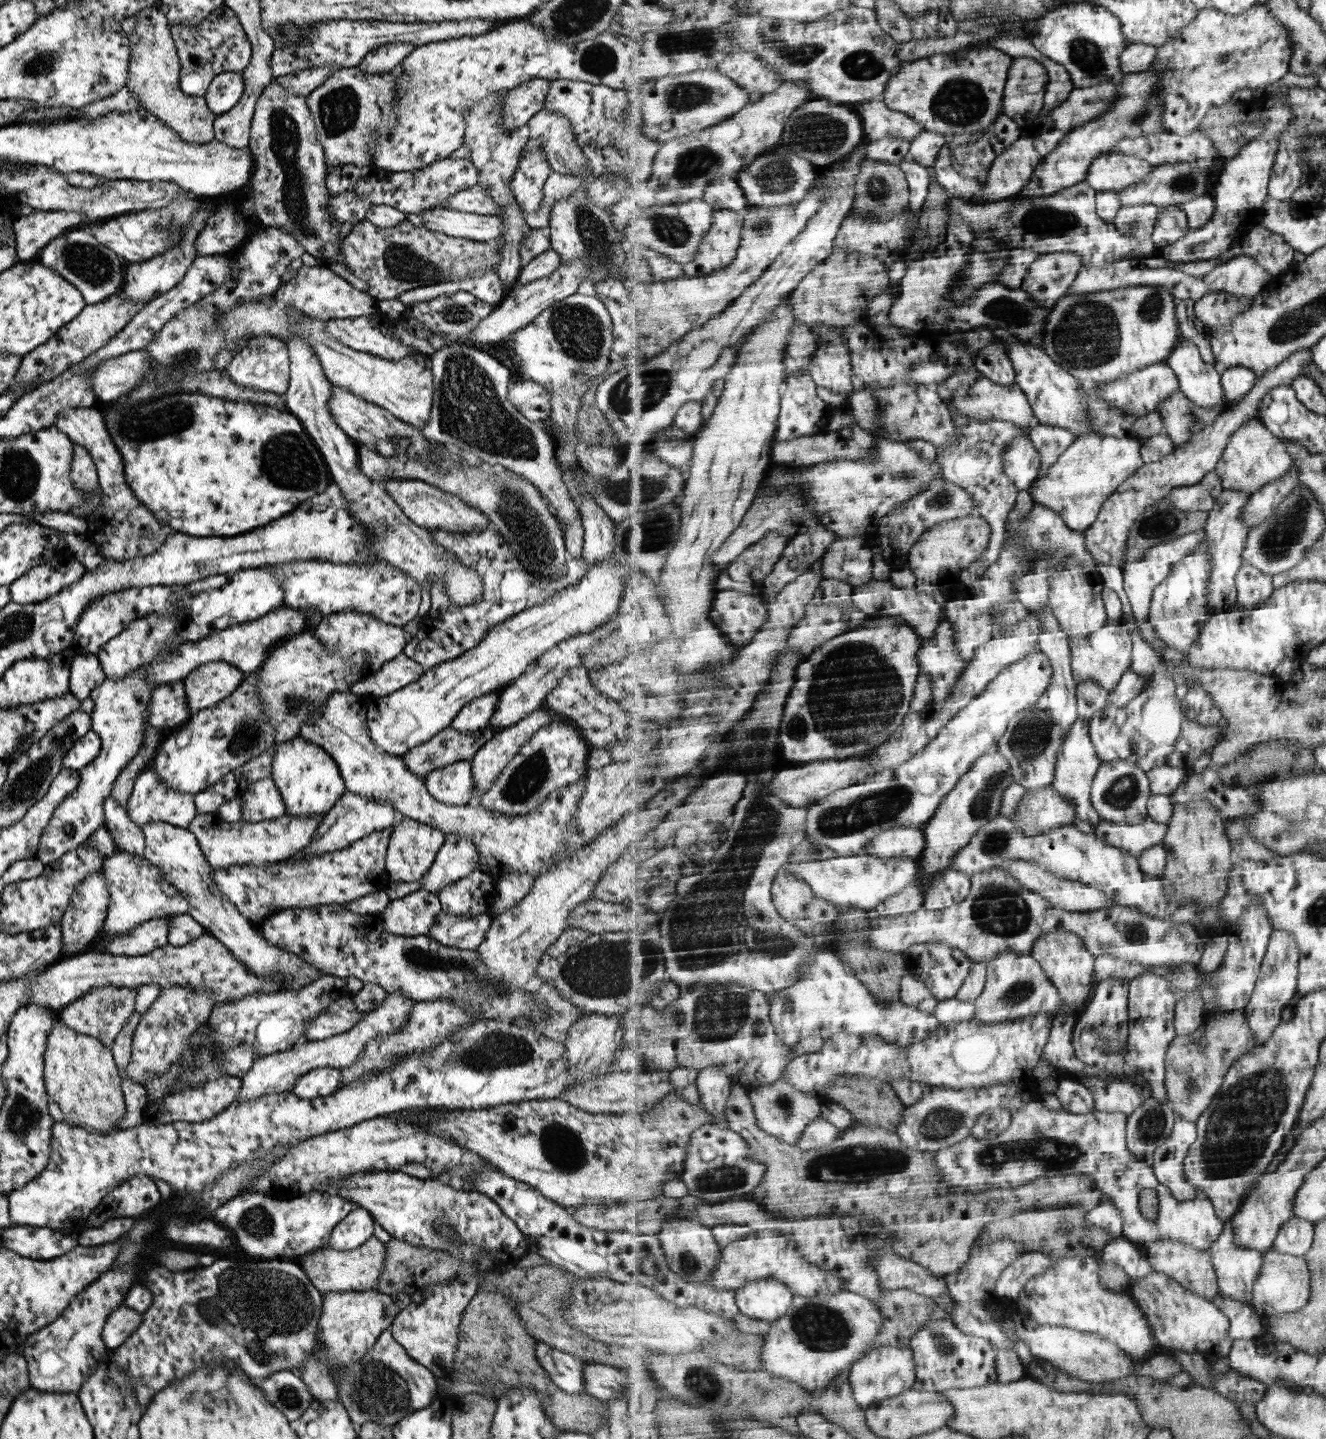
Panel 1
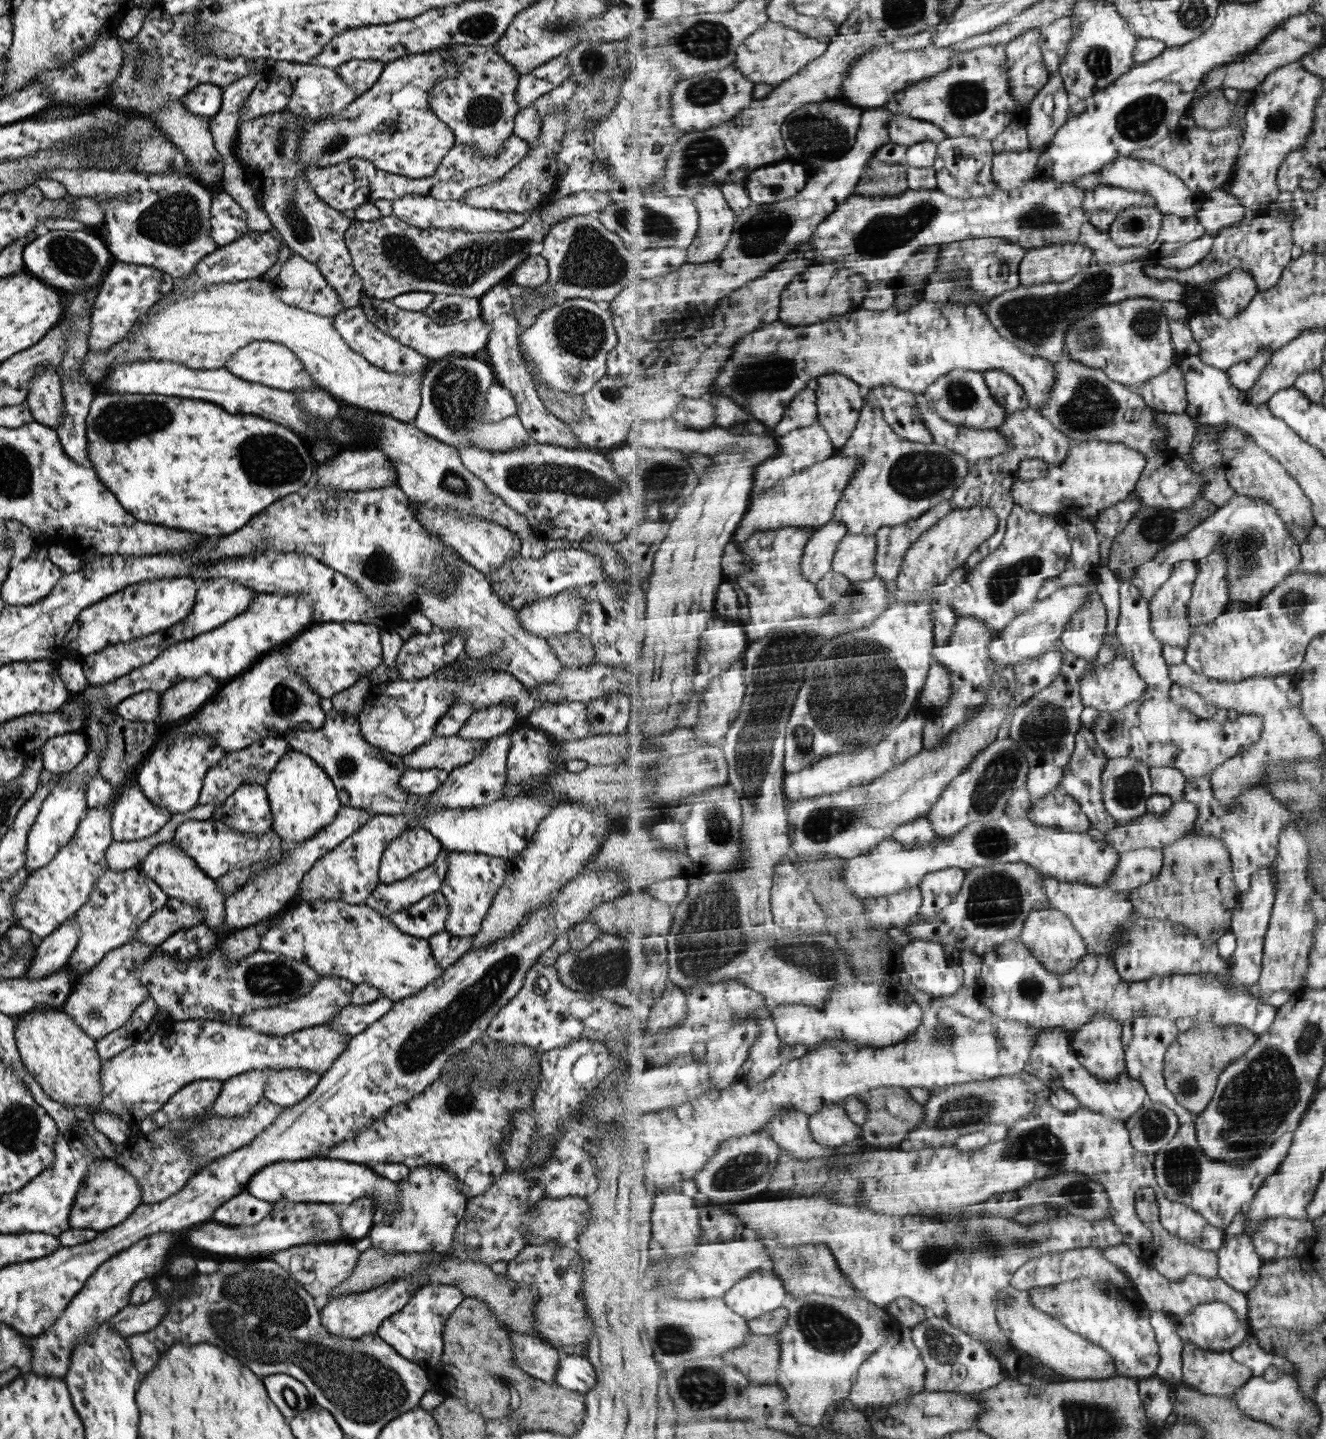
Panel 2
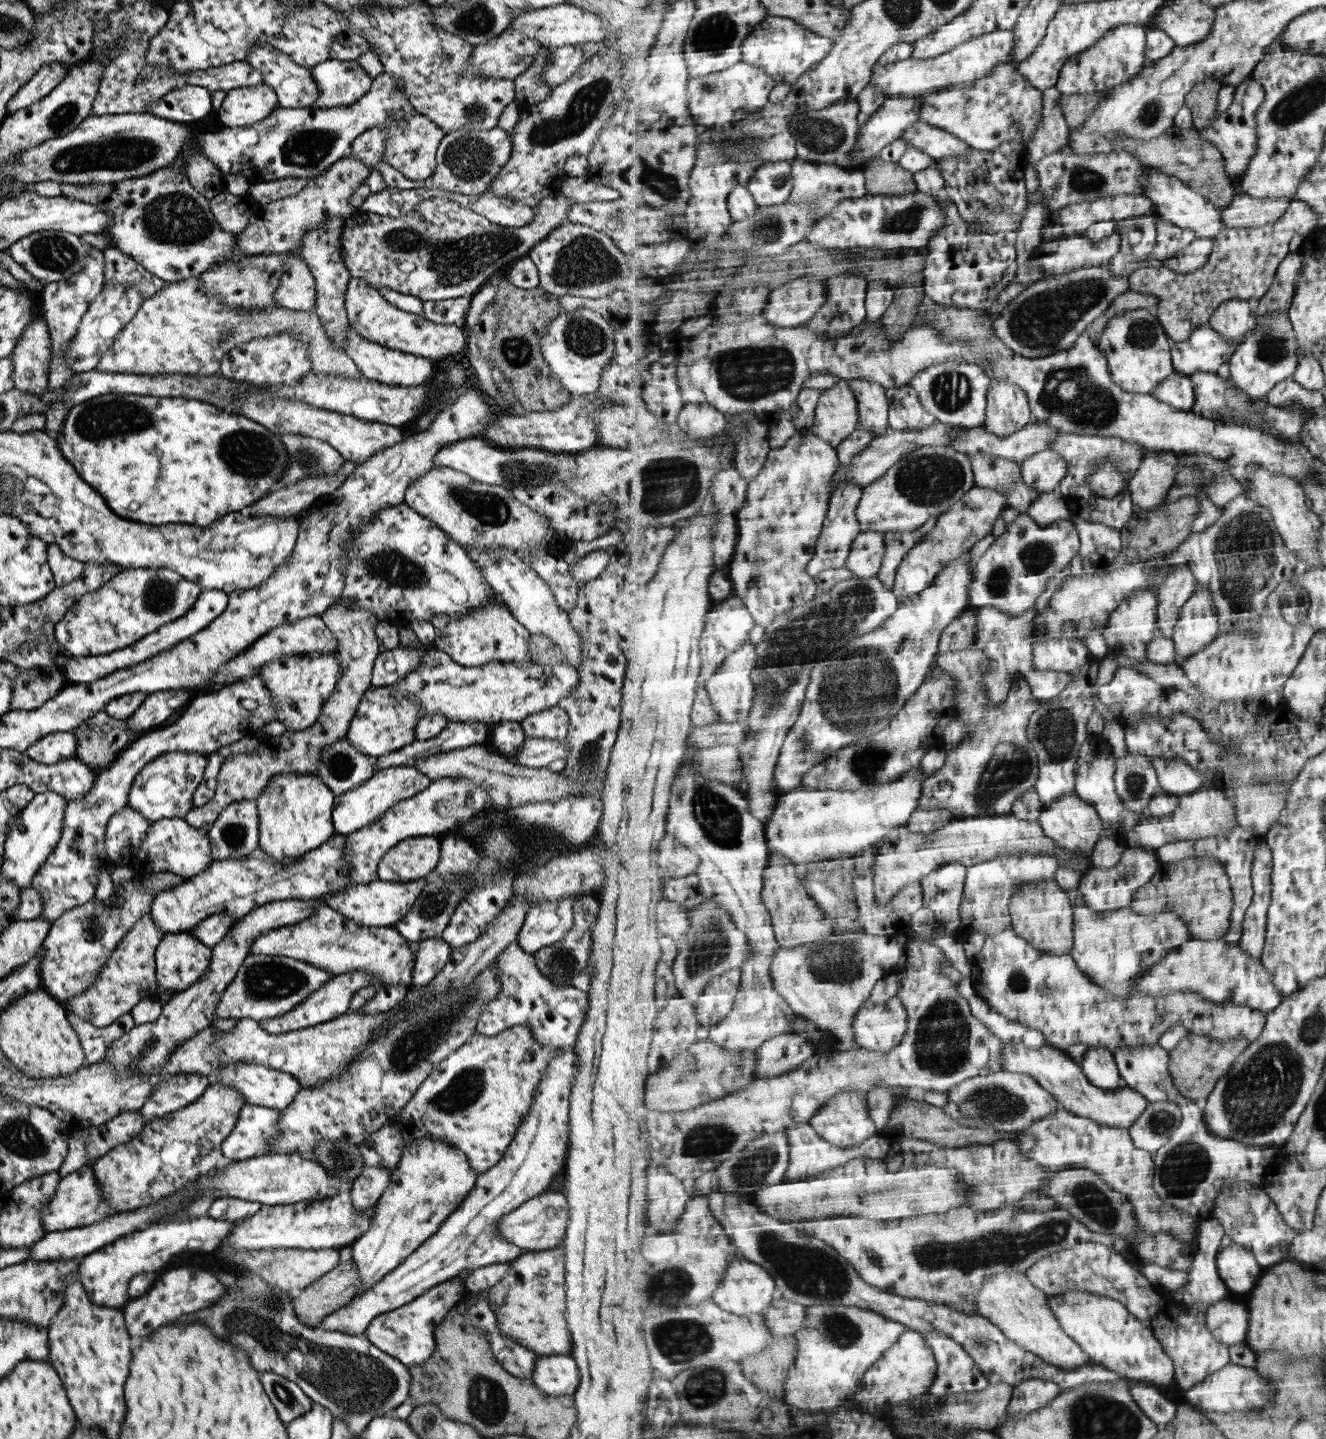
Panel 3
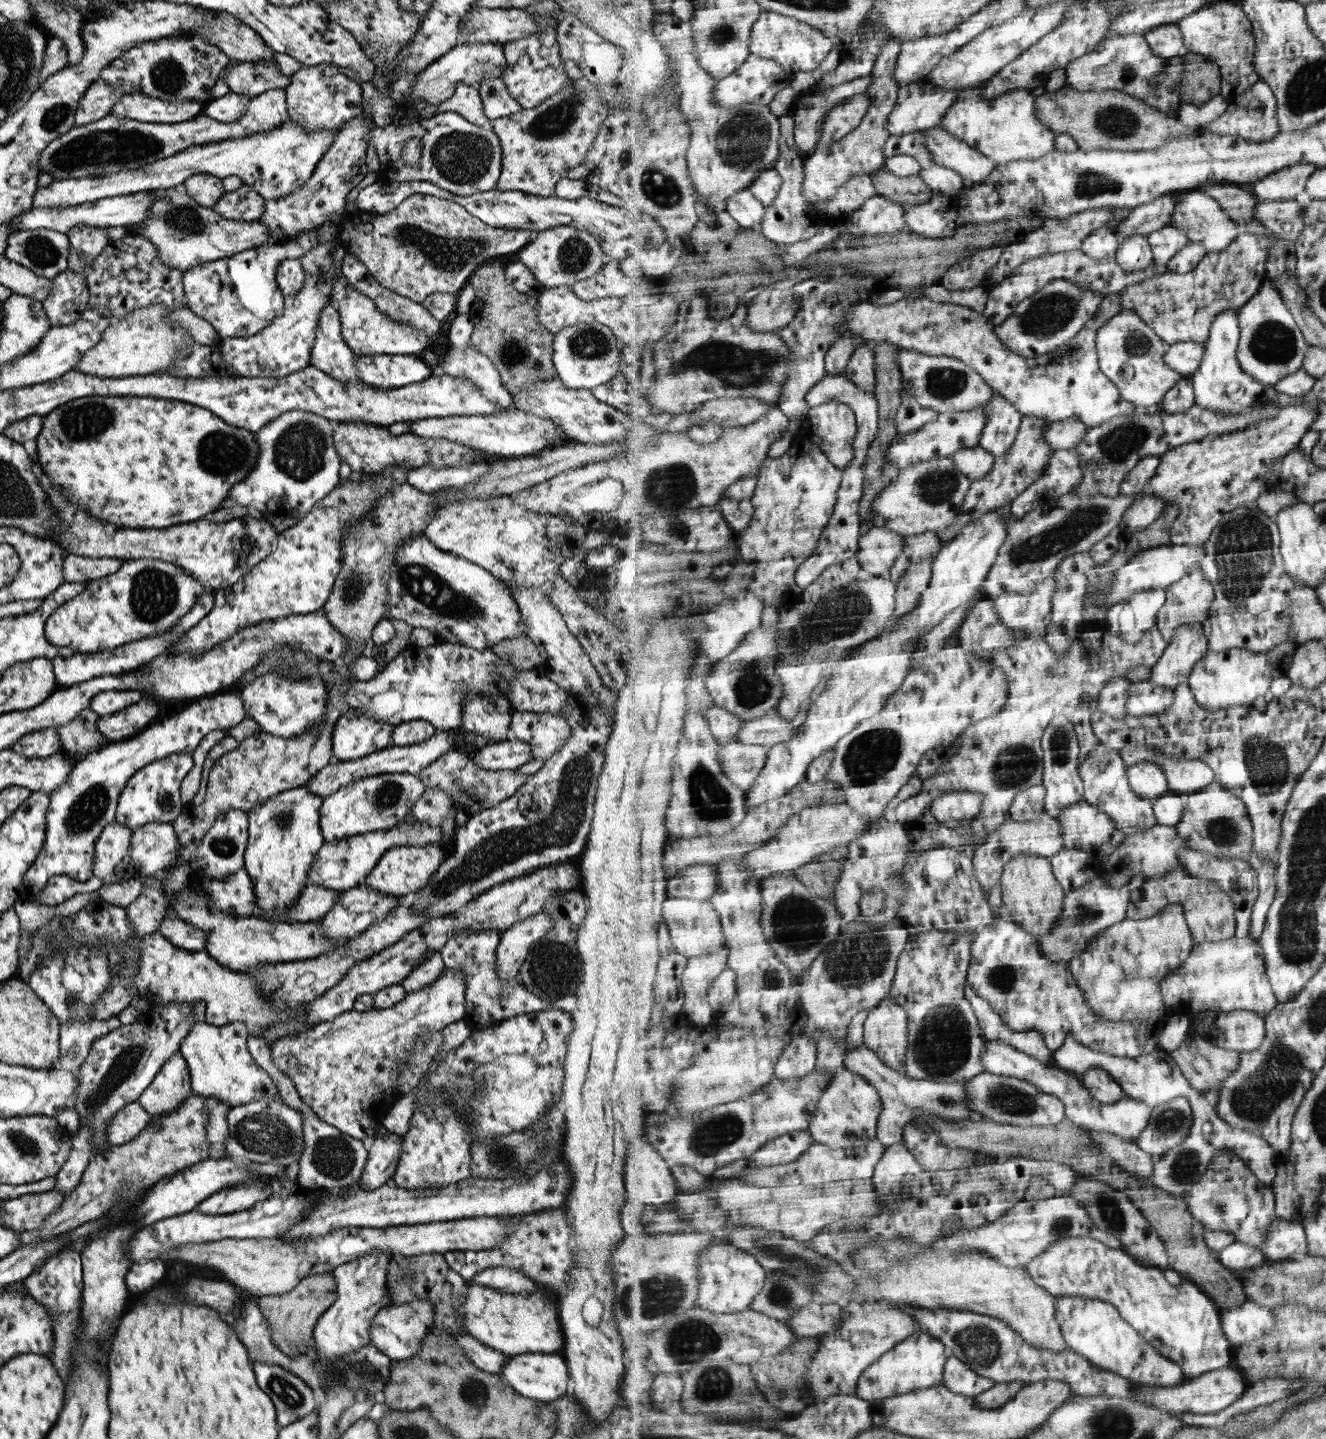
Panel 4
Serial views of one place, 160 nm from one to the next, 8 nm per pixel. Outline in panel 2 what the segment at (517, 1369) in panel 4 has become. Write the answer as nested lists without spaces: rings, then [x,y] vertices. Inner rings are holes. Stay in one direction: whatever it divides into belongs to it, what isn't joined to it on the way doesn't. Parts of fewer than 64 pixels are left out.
[[[563,1356],[559,1359],[557,1374],[554,1382],[557,1387],[578,1392],[585,1395],[587,1391],[595,1384],[595,1371],[591,1363],[584,1357]]]

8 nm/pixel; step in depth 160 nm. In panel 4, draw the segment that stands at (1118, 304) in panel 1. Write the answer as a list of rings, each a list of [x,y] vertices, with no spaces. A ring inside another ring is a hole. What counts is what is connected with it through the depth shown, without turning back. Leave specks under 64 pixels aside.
[[[1123,310],[1098,330],[1098,353],[1102,372],[1118,387],[1120,394],[1137,408],[1161,406],[1171,388],[1183,377],[1166,363],[1169,345],[1137,310]]]

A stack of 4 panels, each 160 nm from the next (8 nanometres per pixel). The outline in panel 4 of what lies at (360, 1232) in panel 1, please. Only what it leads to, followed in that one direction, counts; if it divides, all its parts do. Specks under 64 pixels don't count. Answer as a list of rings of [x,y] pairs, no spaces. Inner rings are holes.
[[[392,1132],[371,1141],[372,1145],[365,1151],[366,1161],[359,1178],[361,1190],[372,1191],[390,1183],[400,1155],[400,1138]]]

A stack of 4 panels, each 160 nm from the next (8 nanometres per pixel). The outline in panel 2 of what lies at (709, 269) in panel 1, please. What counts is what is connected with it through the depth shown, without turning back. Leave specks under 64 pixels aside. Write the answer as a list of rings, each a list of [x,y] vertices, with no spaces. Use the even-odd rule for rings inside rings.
[[[721,185],[707,186],[694,199],[701,218],[698,236],[687,248],[688,262],[703,265],[716,261],[730,244],[739,216],[724,197]]]

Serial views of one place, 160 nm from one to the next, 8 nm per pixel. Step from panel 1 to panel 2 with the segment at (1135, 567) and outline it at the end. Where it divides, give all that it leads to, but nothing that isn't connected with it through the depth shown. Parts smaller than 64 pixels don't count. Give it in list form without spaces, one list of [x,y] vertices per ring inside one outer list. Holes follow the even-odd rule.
[[[1235,494],[1226,506],[1218,508],[1214,516],[1160,550],[1147,564],[1138,566],[1132,581],[1149,601],[1169,580],[1173,566],[1177,562],[1193,560],[1199,563],[1206,556],[1211,556],[1220,544],[1226,546],[1224,554],[1228,562],[1230,599],[1256,606],[1259,606],[1262,600],[1273,589],[1278,588],[1287,577],[1296,572],[1303,562],[1300,544],[1286,528],[1286,523],[1279,517],[1279,511],[1266,500]]]

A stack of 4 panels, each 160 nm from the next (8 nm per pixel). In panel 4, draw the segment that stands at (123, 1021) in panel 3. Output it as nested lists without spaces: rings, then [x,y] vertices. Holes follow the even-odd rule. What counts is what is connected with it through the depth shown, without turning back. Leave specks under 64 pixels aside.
[[[117,1017],[107,1020],[68,1020],[60,1025],[58,1032],[59,1058],[55,1069],[76,1072],[95,1040],[121,1026]]]

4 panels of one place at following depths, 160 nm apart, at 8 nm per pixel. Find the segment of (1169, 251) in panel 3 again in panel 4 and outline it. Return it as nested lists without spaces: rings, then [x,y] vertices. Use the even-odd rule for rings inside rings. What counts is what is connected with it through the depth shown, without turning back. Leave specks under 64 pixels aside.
[[[1171,224],[1161,230],[1149,233],[1147,237],[1154,252],[1154,260],[1166,264],[1191,242],[1182,230]]]

